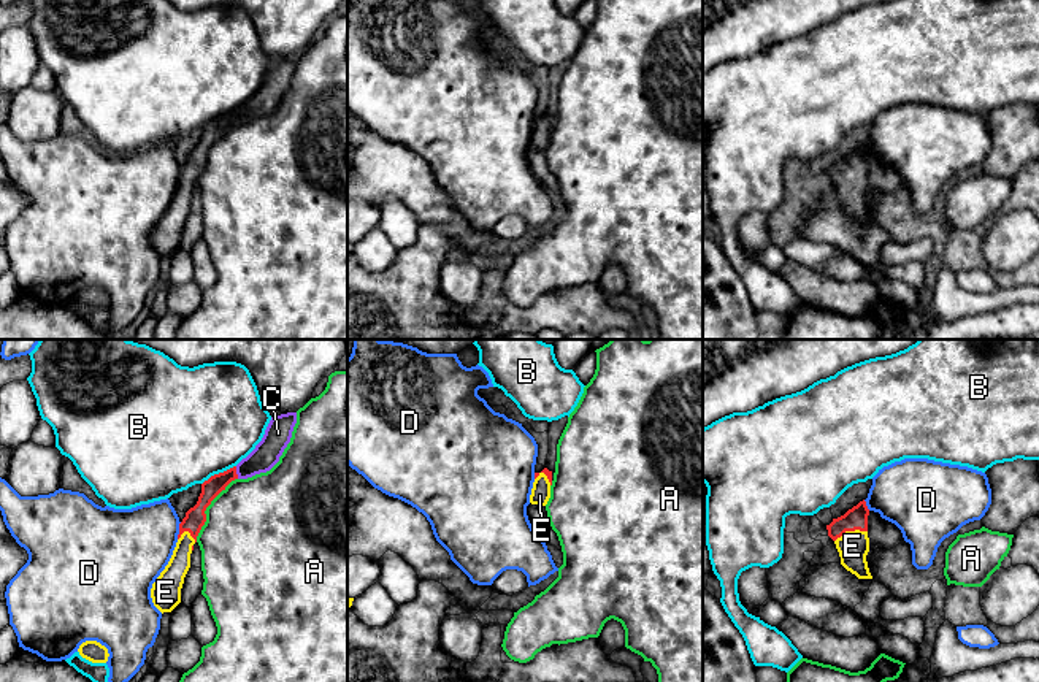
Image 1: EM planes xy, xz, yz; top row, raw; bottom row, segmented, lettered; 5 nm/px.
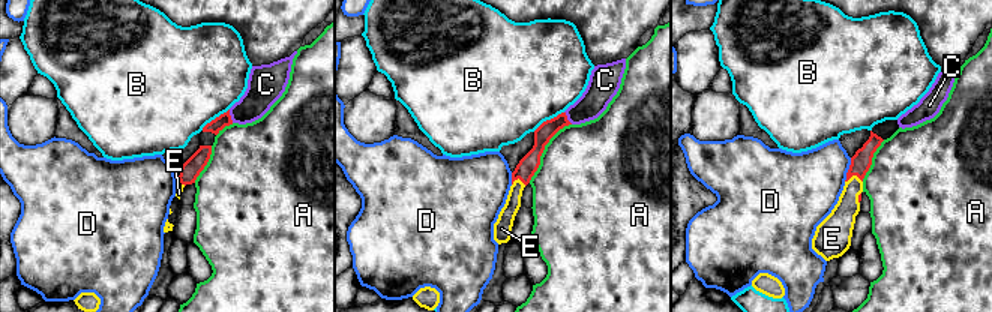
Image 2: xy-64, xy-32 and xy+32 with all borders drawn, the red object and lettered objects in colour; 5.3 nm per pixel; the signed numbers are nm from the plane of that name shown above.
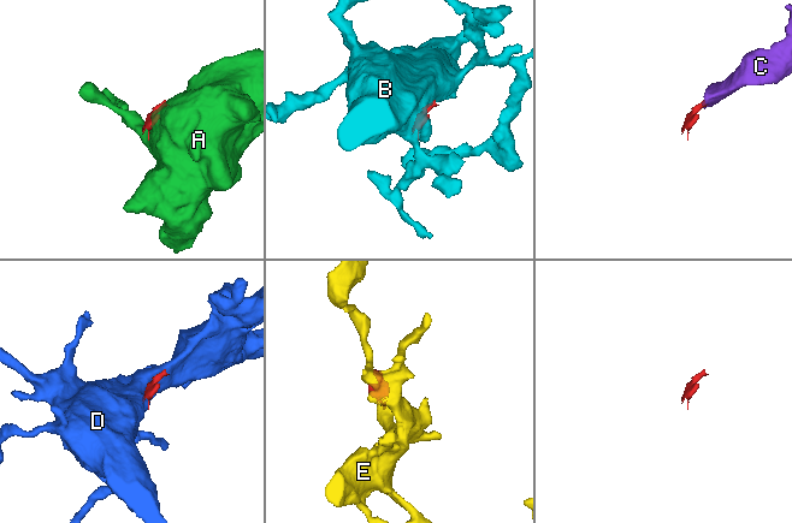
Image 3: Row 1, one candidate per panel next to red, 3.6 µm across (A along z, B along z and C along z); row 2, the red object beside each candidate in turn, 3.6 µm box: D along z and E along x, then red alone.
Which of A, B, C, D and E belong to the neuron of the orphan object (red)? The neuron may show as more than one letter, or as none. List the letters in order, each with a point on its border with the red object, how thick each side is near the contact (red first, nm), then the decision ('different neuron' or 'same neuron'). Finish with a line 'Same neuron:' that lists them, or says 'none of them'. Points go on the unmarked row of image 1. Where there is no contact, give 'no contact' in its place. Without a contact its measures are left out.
A: contact xy (205, 154); calibres 110 and 460 nm; different neuron
B: contact xy (219, 118); calibres 100 and 500 nm; different neuron
C: contact xy (235, 118); calibres 100 and 140 nm; same neuron
D: contact xy (180, 175); calibres 110 and 380 nm; different neuron
E: contact yz (851, 175); calibres 110 and 160 nm; same neuron
Same neuron: C, E

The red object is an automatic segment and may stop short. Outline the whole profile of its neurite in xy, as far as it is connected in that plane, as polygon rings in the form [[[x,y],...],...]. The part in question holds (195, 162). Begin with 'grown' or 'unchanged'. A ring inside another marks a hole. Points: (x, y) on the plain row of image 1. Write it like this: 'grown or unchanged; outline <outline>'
grown; outline [[[297,57],[271,62],[262,86],[236,111],[211,121],[201,128],[201,138],[194,152],[179,168],[178,187],[173,200],[151,233],[154,251],[163,259],[171,257],[181,247],[181,233],[190,213],[190,198],[201,171],[206,167],[206,152],[235,124],[247,124],[270,116],[290,87]]]

